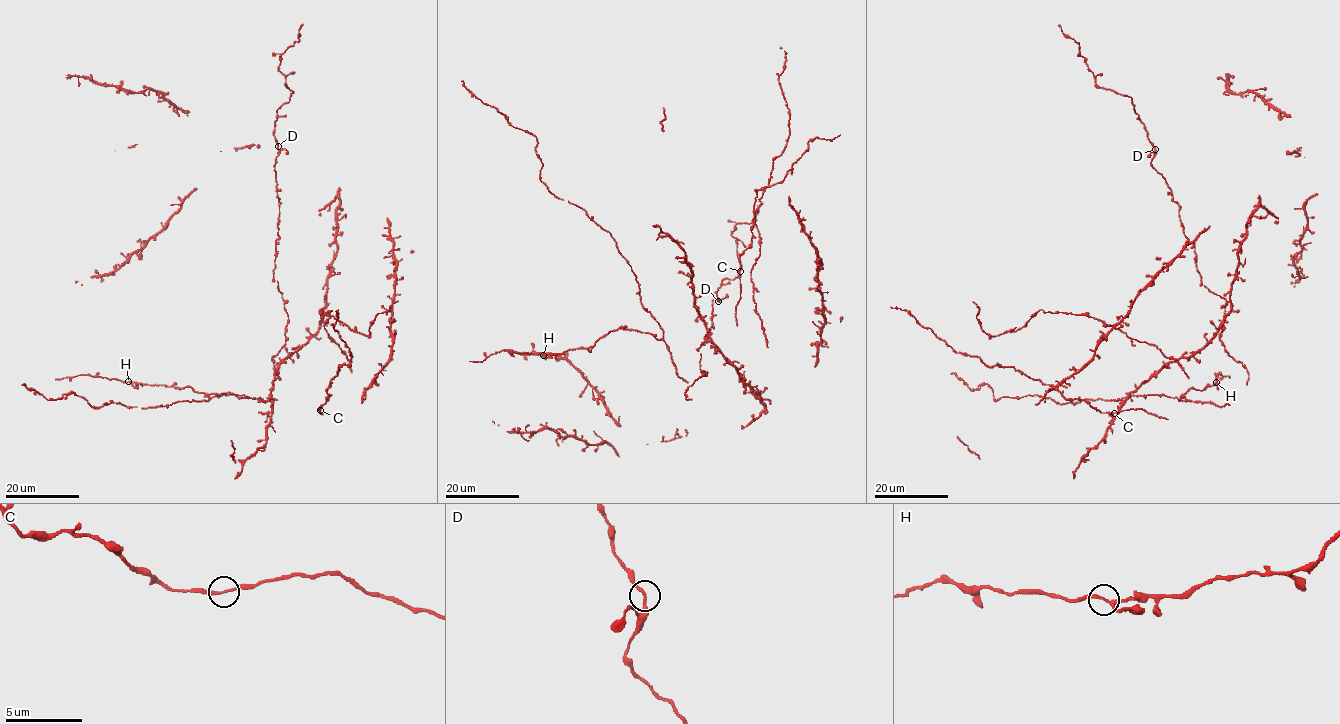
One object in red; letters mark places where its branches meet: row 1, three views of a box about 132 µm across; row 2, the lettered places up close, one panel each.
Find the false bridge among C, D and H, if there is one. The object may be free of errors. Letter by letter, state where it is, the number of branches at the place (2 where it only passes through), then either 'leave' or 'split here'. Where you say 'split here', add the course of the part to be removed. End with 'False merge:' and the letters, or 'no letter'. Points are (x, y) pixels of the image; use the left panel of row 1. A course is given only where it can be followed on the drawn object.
C: at (320, 410); 2 branches meet; leave
D: at (278, 146); 2 branches meet; leave
H: at (128, 381); 3 branches meet; leave
False merge: no letter

